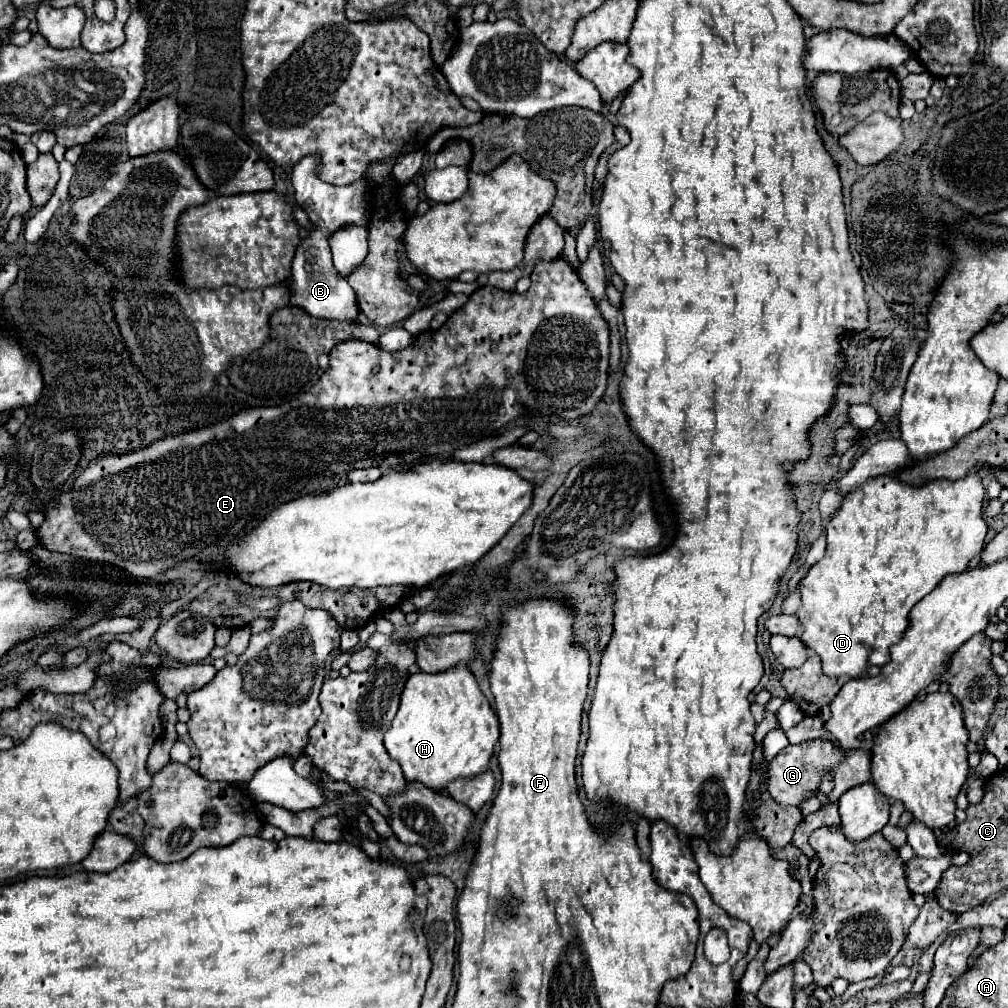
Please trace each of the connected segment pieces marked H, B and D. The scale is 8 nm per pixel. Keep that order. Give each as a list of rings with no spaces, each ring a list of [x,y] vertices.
[[[456,666],[438,674],[416,672],[408,676],[400,696],[400,708],[392,720],[390,730],[384,734],[384,746],[388,754],[400,762],[404,778],[408,782],[416,780],[440,792],[444,784],[448,784],[454,778],[472,778],[484,772],[488,768],[498,736],[500,736],[498,718],[490,708],[486,696],[482,694],[476,678],[466,666]]]
[[[320,156],[304,158],[292,168],[292,174],[290,174],[292,188],[294,188],[294,200],[298,206],[302,206],[302,210],[308,214],[308,220],[310,220],[310,230],[296,248],[296,256],[292,262],[292,274],[288,278],[290,304],[296,308],[302,308],[314,318],[356,324],[358,304],[354,298],[354,290],[350,288],[346,280],[340,280],[340,276],[336,276],[336,270],[332,268],[332,254],[330,254],[328,238],[342,226],[348,226],[348,224],[366,226],[368,224],[370,184],[368,182],[352,182],[348,186],[324,184],[314,174],[318,162],[320,162]]]
[[[968,472],[962,480],[928,480],[922,486],[910,486],[906,482],[900,482],[900,478],[896,478],[894,474],[884,474],[884,476],[870,478],[866,484],[852,488],[844,496],[840,510],[826,526],[826,556],[822,560],[818,560],[814,566],[810,566],[806,576],[798,584],[798,592],[802,598],[802,606],[796,612],[800,626],[802,626],[798,638],[806,644],[806,648],[810,648],[812,652],[816,652],[822,658],[822,668],[824,668],[826,676],[860,678],[860,676],[864,676],[868,664],[878,664],[878,666],[888,664],[890,646],[902,638],[902,634],[908,626],[908,614],[914,608],[914,604],[918,604],[926,594],[930,594],[944,576],[954,574],[954,572],[964,572],[968,568],[968,562],[984,548],[988,524],[984,520],[982,502],[984,502],[984,486],[980,482],[978,472]]]

